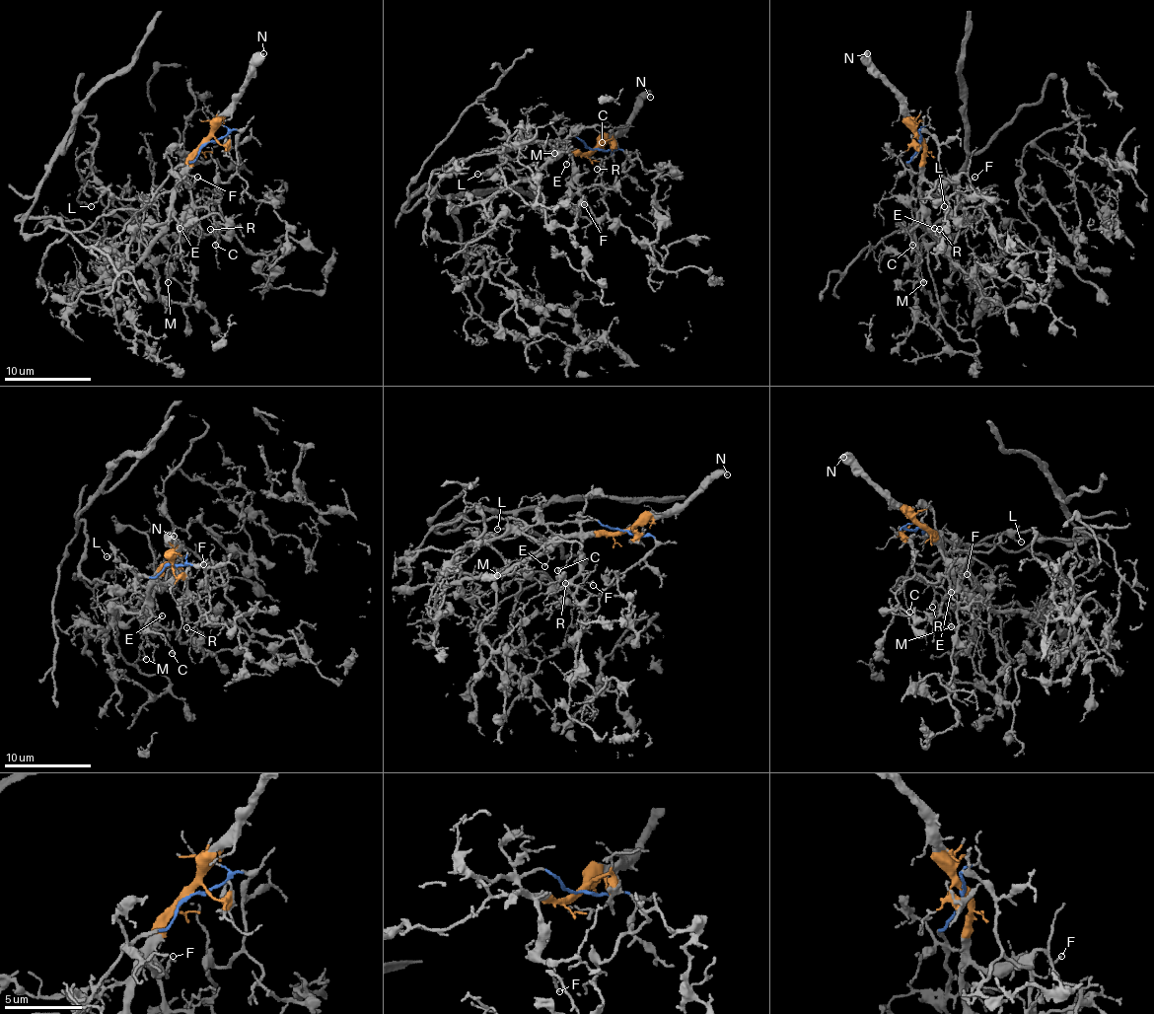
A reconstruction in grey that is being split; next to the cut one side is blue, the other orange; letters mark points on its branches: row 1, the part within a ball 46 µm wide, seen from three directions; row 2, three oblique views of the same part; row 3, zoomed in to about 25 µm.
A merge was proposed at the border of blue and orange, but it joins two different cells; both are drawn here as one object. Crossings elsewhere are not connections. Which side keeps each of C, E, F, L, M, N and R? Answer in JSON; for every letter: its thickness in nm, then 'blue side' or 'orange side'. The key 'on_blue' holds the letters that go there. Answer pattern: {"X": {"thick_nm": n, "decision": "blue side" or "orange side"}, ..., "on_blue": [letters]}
{"C": {"thick_nm": 130, "decision": "orange side"}, "E": {"thick_nm": 120, "decision": "orange side"}, "F": {"thick_nm": 120, "decision": "orange side"}, "L": {"thick_nm": 130, "decision": "orange side"}, "M": {"thick_nm": 150, "decision": "orange side"}, "N": {"thick_nm": 480, "decision": "orange side"}, "R": {"thick_nm": 110, "decision": "orange side"}, "on_blue": []}

